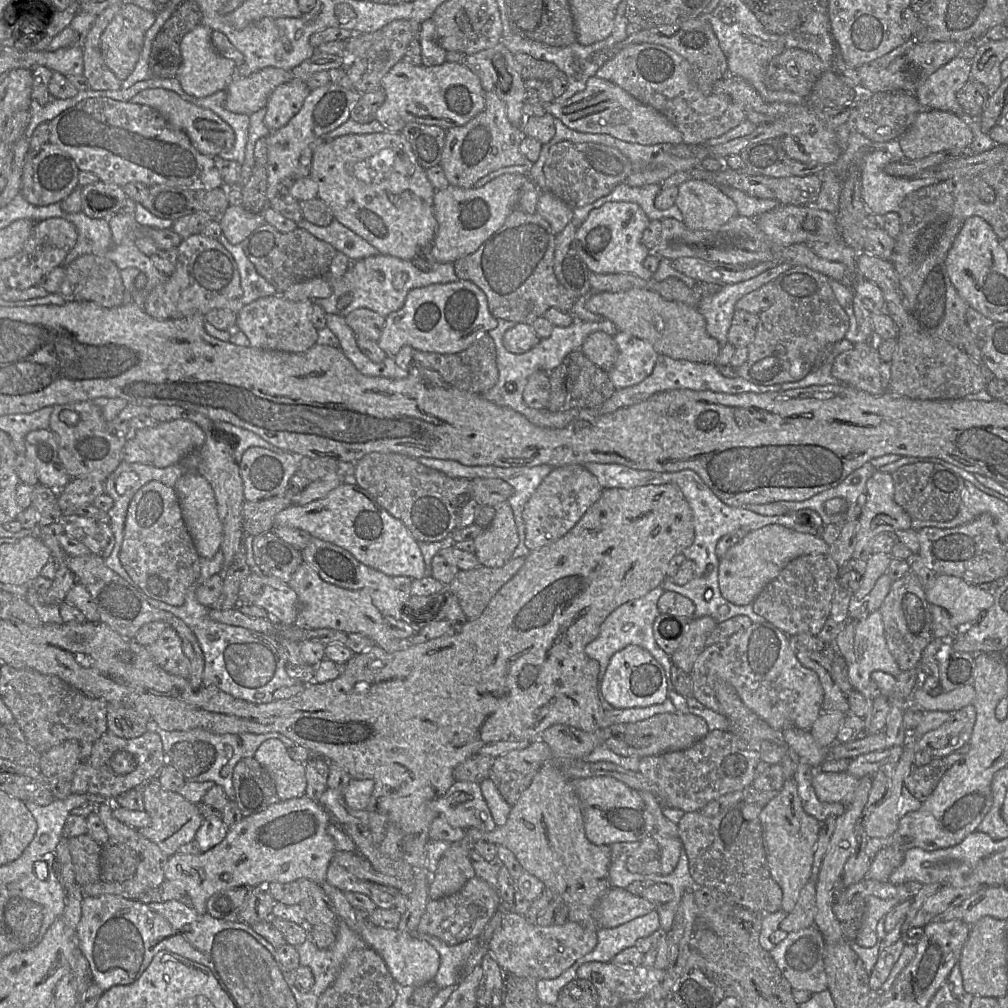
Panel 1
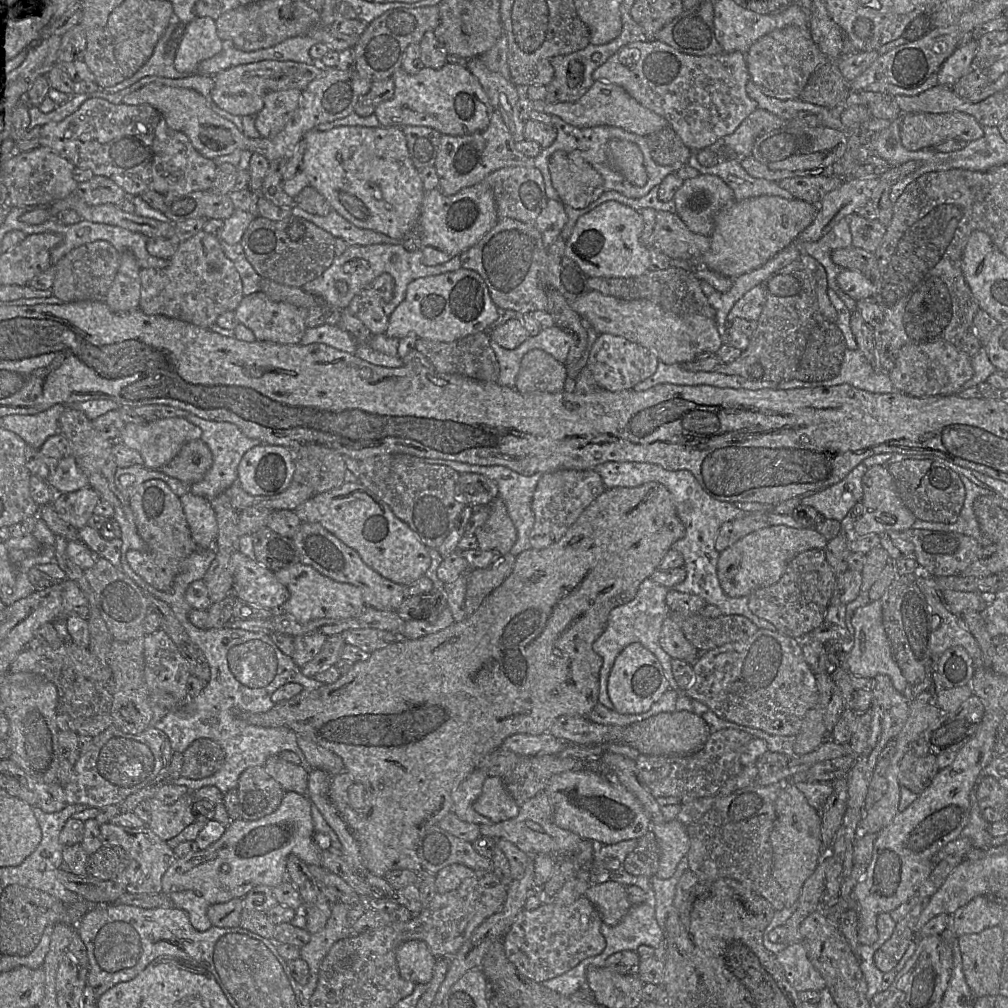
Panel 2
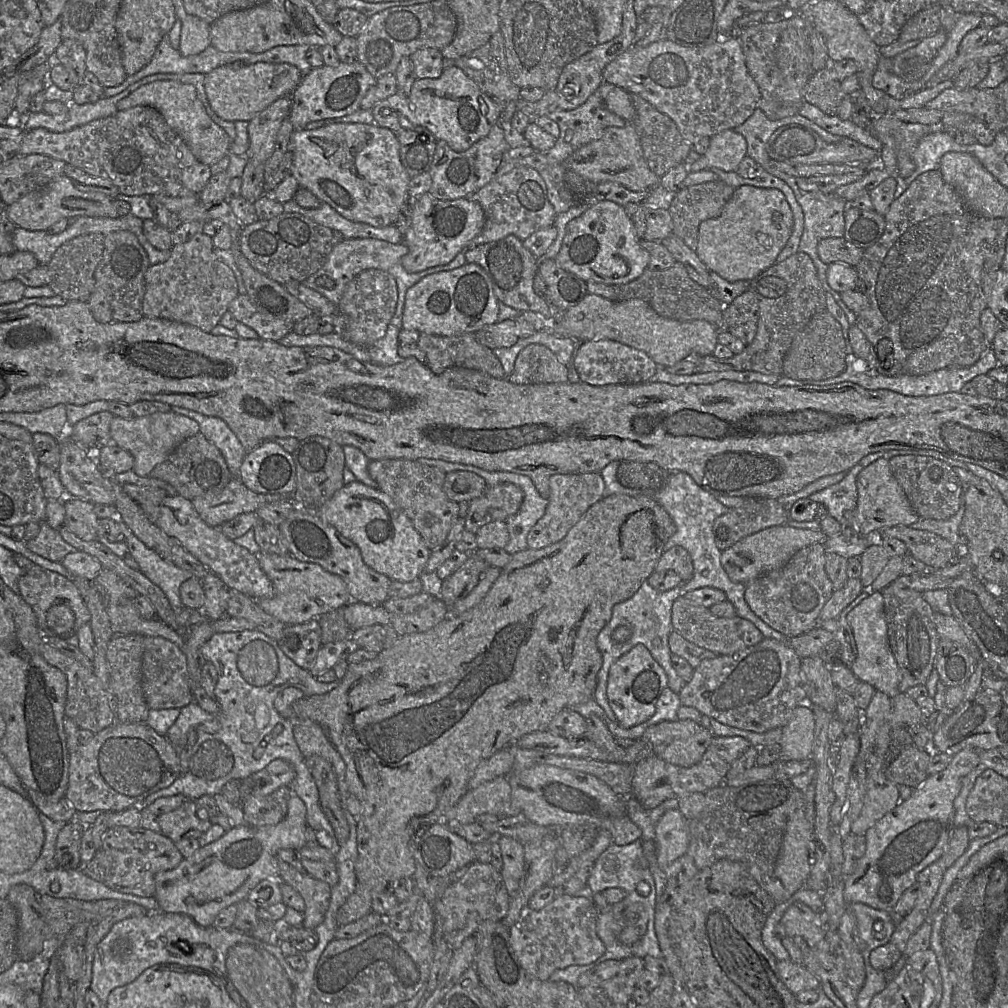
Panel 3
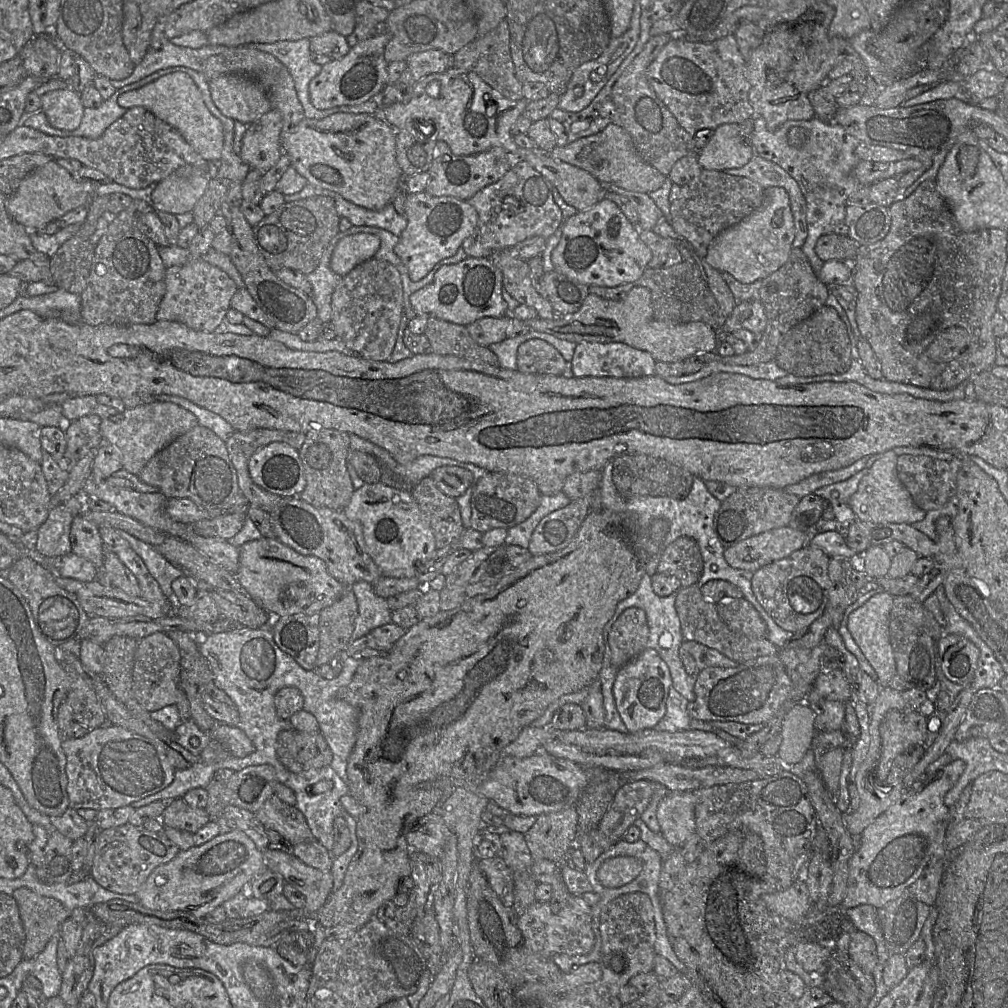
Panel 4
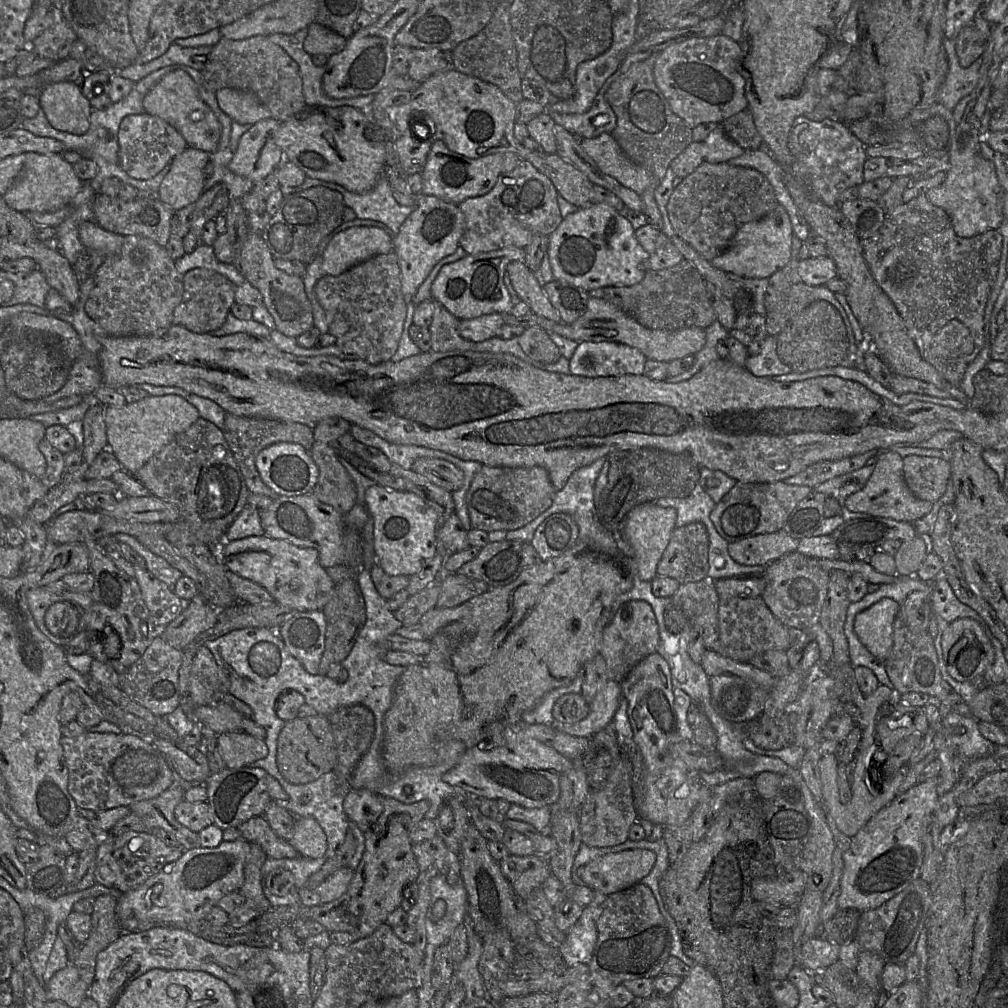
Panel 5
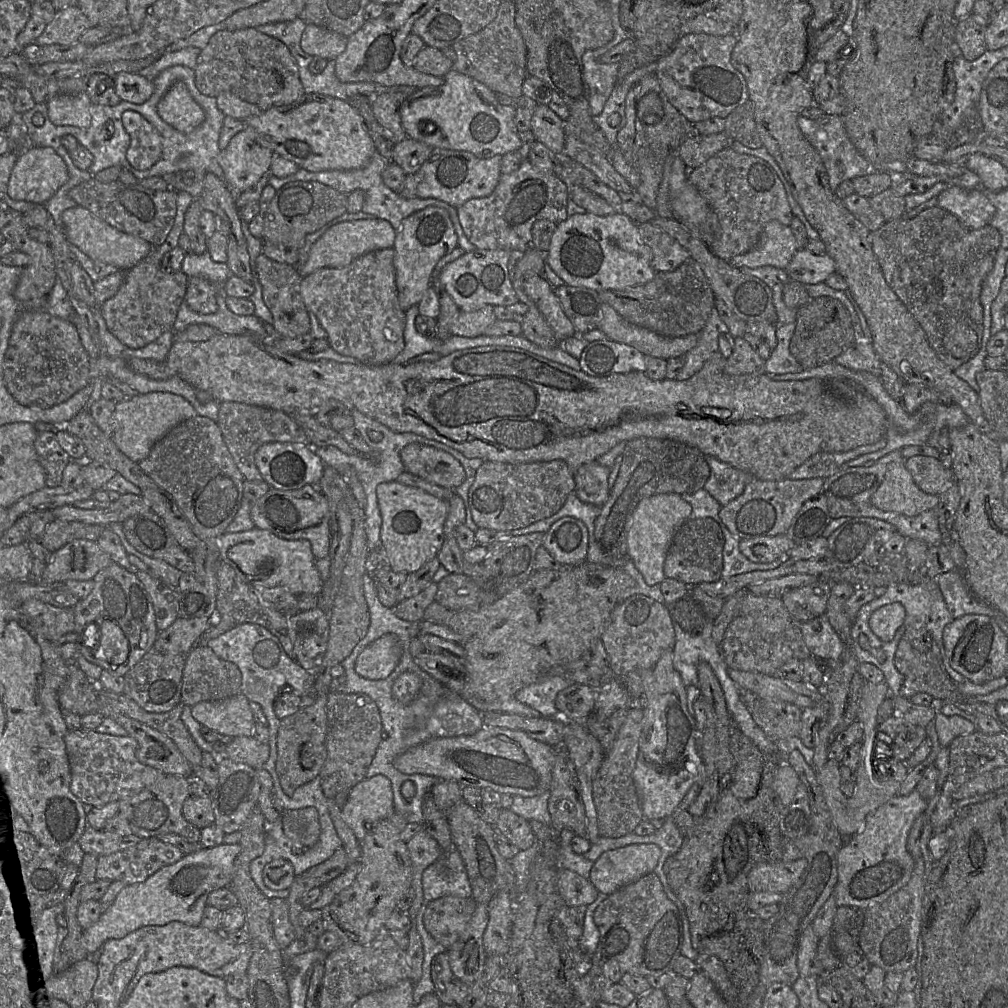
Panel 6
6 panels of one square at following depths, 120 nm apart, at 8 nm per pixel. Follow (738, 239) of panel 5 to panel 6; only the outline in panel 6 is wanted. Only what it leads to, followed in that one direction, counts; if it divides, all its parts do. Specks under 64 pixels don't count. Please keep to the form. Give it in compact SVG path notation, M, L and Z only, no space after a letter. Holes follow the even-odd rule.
M771 220L765 225L758 244L750 251L732 257L729 262L735 267L769 265L785 270L797 250L791 227Z

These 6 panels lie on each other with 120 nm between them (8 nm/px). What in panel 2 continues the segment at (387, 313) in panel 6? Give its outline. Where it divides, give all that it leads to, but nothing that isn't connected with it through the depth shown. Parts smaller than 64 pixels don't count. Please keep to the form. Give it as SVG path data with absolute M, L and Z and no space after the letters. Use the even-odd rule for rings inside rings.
M383 273L357 294L345 310L358 318L372 335L383 335L389 322L384 308L393 298L394 286L393 277Z

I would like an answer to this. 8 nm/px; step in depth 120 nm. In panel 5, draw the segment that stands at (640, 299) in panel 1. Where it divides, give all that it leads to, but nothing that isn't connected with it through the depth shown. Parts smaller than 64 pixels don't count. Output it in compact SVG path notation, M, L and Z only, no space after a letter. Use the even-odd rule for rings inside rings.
M590 297L586 311L572 323L554 322L545 317L529 312L523 316L511 313L502 314L504 324L529 328L538 326L548 333L575 340L577 342L617 342L624 343L640 350L647 359L671 362L676 359L698 353L706 343L706 331L700 327L689 327L679 330L651 329L643 326L630 315L614 304L595 297Z

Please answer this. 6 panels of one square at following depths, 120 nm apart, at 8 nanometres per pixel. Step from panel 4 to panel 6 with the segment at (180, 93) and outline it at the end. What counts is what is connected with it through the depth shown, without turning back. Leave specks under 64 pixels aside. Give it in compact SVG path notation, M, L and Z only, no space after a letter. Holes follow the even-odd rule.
M182 81L171 86L159 101L157 111L166 123L183 133L191 132L205 119L204 110Z

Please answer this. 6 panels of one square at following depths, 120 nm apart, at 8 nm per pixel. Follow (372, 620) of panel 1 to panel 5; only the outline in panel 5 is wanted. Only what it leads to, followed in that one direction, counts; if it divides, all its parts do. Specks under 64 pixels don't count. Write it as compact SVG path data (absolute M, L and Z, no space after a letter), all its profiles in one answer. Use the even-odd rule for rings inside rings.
M266 535L250 536L220 544L218 551L227 570L265 588L274 601L298 612L322 610L331 599L335 584L319 563L318 551Z

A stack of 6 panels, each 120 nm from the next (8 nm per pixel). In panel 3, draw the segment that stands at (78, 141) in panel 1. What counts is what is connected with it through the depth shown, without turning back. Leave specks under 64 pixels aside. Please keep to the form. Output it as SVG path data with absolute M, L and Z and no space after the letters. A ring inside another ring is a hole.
M151 106L118 110L112 116L60 133L45 128L27 130L16 153L44 154L64 160L91 176L111 181L121 194L129 196L199 196L212 176L211 167L193 155L186 142Z

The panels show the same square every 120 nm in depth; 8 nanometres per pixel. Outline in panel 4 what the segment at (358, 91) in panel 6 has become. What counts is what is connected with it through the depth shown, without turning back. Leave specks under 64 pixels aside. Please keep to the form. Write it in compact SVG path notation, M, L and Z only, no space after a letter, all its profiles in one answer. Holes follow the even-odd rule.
M310 38L299 40L282 40L273 43L249 44L251 47L276 57L289 71L294 81L294 88L300 102L304 118L323 119L330 113L338 112L338 107L318 110L309 100L308 86L320 72L321 65L310 58Z

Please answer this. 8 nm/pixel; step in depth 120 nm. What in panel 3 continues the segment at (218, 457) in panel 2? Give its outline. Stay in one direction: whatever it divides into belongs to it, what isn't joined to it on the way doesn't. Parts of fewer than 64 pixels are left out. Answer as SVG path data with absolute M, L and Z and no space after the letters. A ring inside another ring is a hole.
M179 406L171 407L173 412L181 413L199 424L200 432L221 451L232 478L240 479L240 469L247 452L227 423L218 417L205 416Z

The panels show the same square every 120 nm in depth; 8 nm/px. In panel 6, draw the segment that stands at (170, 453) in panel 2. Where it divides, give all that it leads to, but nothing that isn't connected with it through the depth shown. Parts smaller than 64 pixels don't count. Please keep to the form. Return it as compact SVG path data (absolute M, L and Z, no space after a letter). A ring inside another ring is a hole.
M150 392L128 397L116 404L112 439L122 453L133 462L140 463L148 457L153 445L173 427L197 415L189 401L173 393Z

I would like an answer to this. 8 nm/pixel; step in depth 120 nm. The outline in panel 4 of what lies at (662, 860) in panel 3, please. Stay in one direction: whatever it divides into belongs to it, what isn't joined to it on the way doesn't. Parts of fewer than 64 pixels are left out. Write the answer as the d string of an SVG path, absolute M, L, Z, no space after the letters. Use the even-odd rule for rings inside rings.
M693 791L669 792L658 805L659 833L675 848L695 833L695 805Z

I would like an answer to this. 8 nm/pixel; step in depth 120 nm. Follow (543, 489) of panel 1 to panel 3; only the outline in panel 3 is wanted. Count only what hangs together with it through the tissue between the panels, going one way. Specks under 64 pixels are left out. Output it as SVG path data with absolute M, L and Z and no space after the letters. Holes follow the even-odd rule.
M599 472L554 474L549 479L550 495L544 515L530 529L528 548L540 549L563 539L585 512L604 497L605 484Z

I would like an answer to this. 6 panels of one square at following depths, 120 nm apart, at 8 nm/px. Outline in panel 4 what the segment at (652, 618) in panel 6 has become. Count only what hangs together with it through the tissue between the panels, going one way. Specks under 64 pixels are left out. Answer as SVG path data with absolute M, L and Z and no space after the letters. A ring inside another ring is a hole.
M630 607L624 610L608 634L611 662L621 668L646 648L649 627L644 610Z

